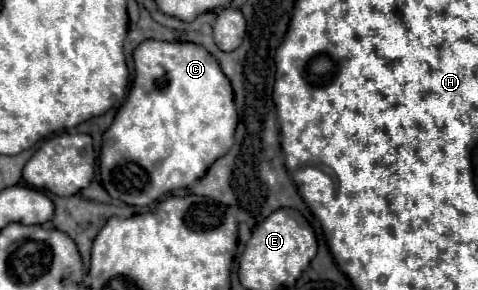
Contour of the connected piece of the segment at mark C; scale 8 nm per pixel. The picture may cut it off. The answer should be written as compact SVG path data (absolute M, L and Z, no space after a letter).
M144 40L134 50L134 84L114 122L104 132L100 152L100 178L106 192L130 206L148 206L160 196L188 188L206 174L210 164L222 158L234 144L238 114L230 80L220 70L218 60L200 44Z

